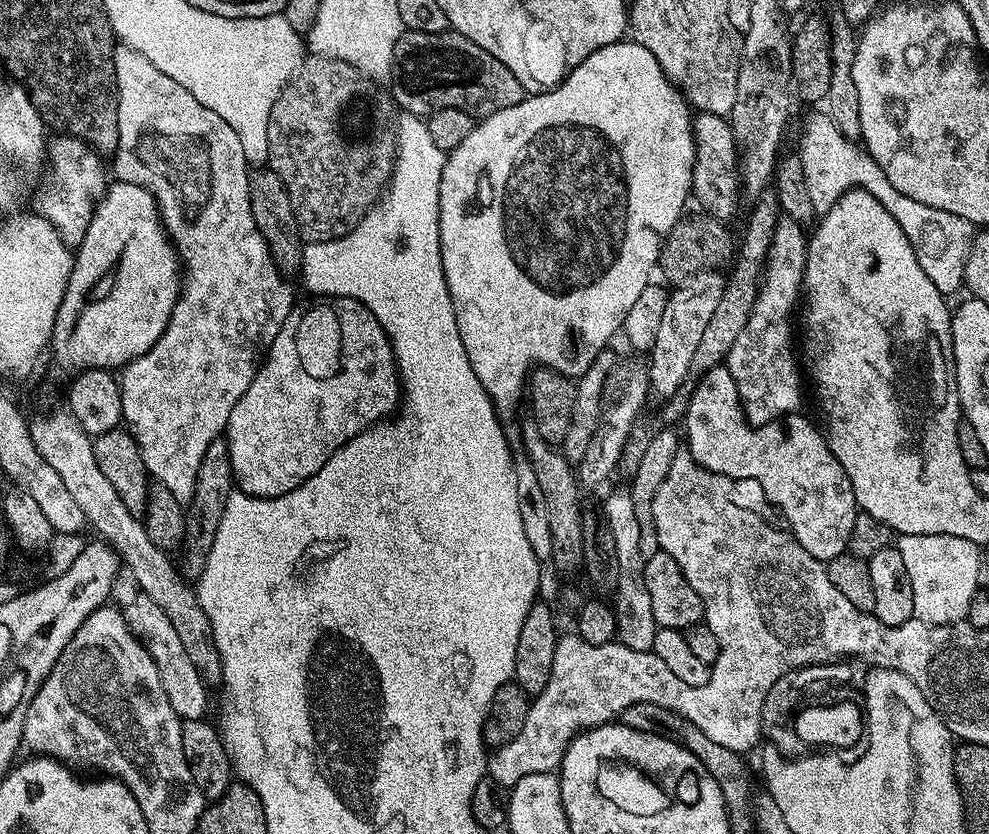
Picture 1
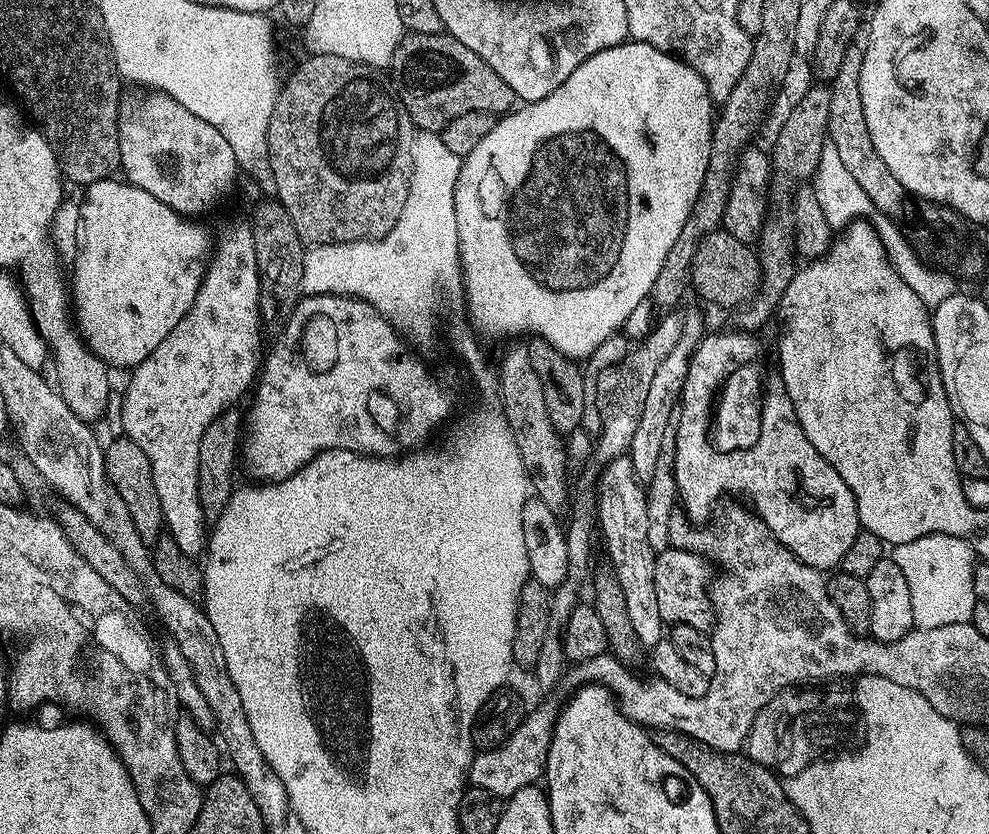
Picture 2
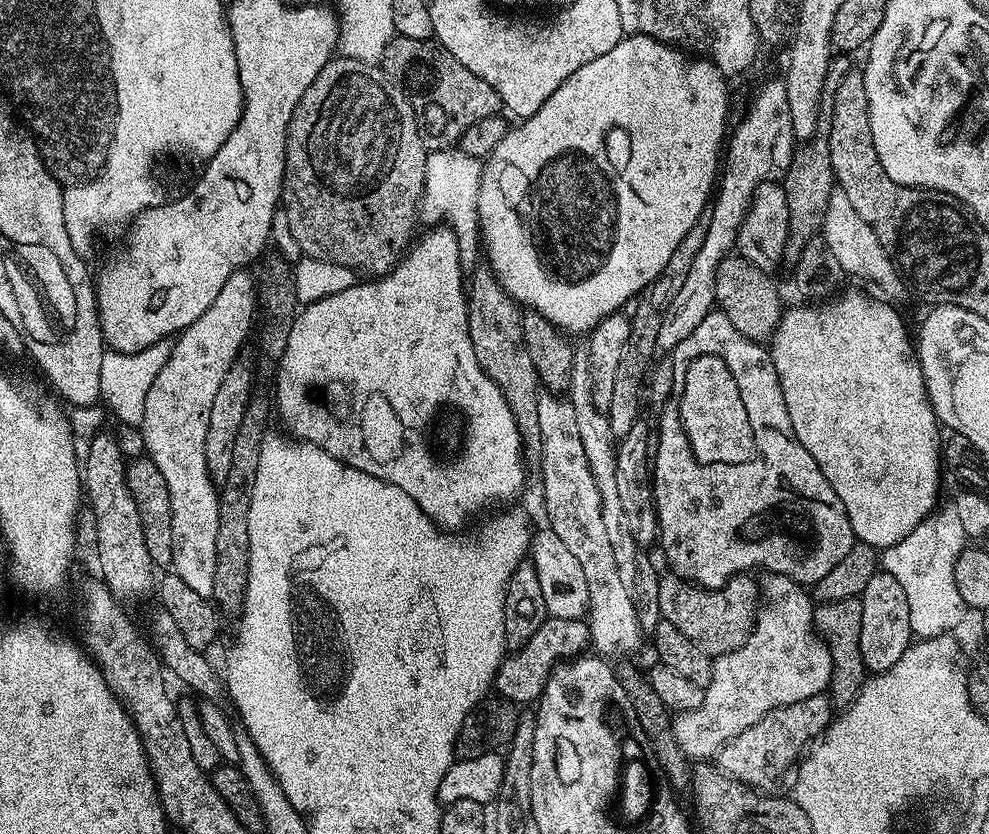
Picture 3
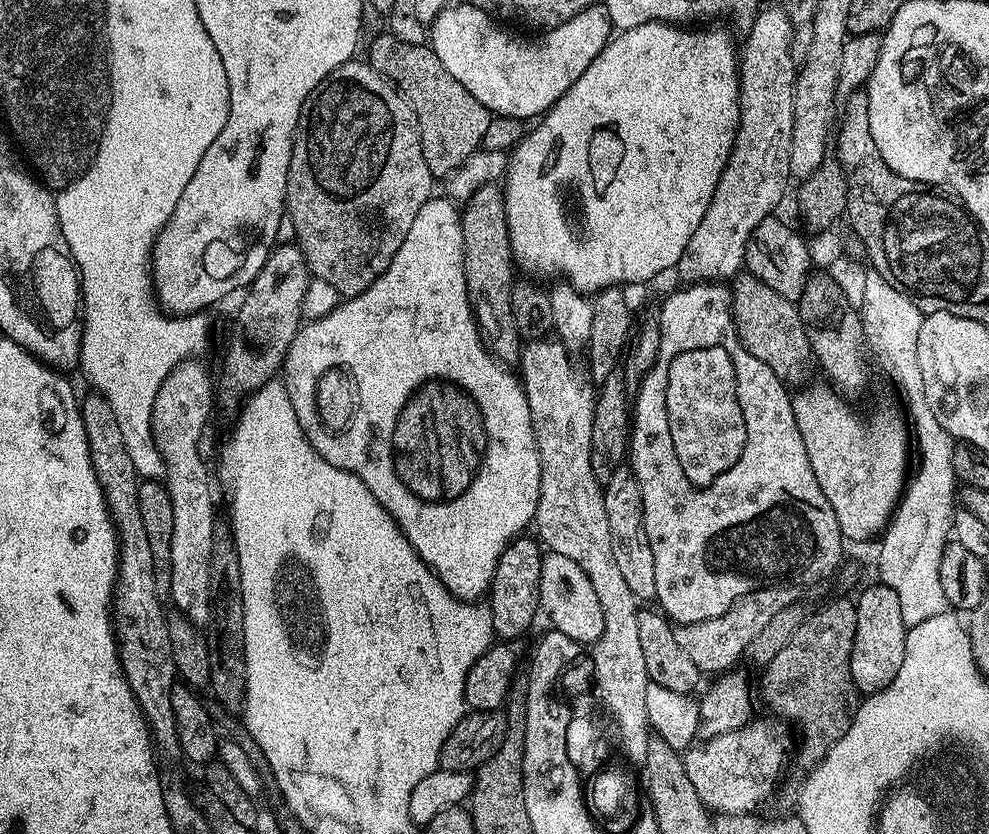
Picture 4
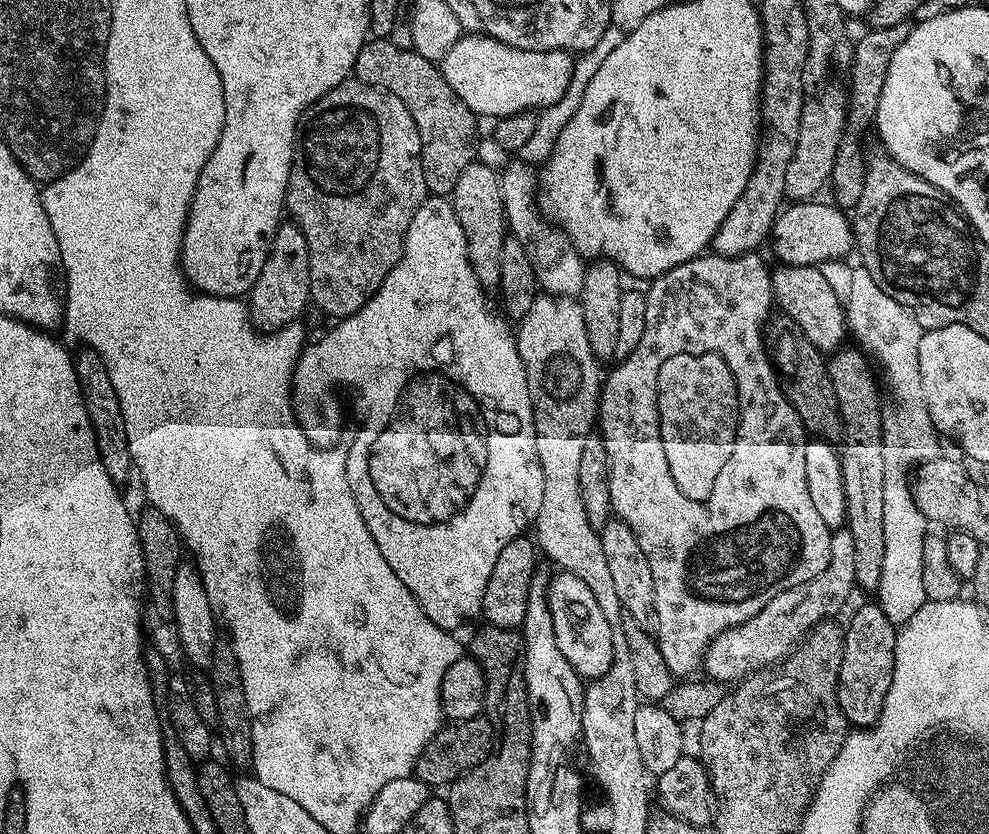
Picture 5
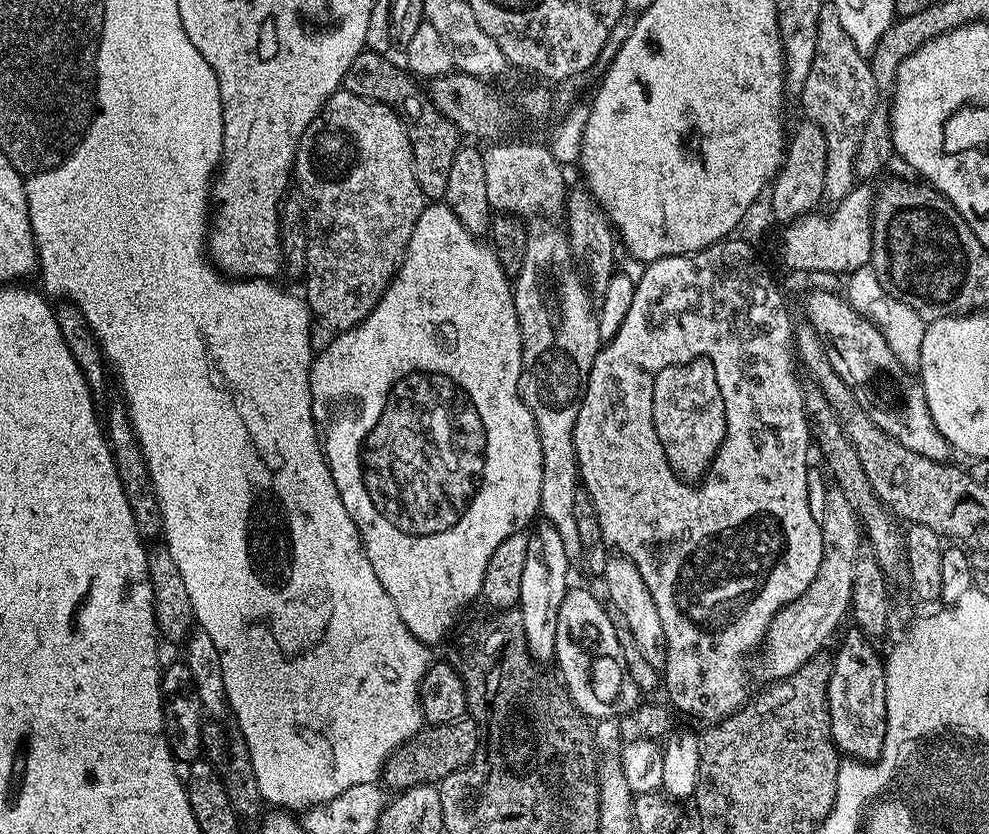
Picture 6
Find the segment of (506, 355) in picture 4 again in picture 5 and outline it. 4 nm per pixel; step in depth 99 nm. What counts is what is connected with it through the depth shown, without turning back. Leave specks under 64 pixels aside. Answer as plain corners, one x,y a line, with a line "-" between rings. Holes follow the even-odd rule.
473,162
466,166
466,170
462,170
462,174
458,174
458,182
454,182
450,199
454,214
462,226
462,234
466,238
466,254
474,270
474,278
478,278
485,290
496,290
500,286
500,255
506,235
506,221
497,169
480,163

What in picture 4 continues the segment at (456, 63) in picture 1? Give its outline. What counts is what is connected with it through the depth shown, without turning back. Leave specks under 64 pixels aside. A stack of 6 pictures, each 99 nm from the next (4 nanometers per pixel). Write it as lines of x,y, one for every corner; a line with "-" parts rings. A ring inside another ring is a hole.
391,34
383,35
373,38
366,55
367,63
396,85
414,110
420,123
422,158
426,158
433,177
451,177
483,145
493,113
438,62
438,54
434,54
427,43
411,44

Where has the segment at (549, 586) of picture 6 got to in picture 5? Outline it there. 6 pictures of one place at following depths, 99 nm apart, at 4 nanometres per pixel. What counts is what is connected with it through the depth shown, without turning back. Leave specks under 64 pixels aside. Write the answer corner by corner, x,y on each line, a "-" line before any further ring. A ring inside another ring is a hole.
544,570
537,571
532,585
530,586
530,598
526,604
526,618
522,625
522,635
524,638
524,677
526,678
526,686
528,687
528,706
536,710
540,707
540,712
544,715
544,740
554,747
568,748
571,744
579,745
582,740
580,730
580,710
584,707
584,690
585,681
574,670
574,666
570,666
570,662
566,662
566,654
562,654
562,650
558,650
558,638
554,638
554,618
550,618
550,606
548,605
548,581
549,573

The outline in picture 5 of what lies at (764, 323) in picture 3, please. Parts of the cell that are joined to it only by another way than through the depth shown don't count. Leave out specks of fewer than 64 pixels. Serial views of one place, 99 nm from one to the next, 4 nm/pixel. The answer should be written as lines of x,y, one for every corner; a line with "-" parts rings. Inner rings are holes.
783,314
773,315
767,321
766,347
777,373
782,377
784,393
803,420
805,429
829,442
839,441
844,427
840,421
838,398
834,398
834,386
830,382
825,353
818,351
802,329

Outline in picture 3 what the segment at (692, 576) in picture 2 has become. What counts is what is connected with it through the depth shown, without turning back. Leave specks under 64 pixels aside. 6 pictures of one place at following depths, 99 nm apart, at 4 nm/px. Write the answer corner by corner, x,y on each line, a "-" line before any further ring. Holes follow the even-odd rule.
675,574
659,577
658,606
663,619
670,621
690,642
694,642
707,656
718,657
733,652
739,644
747,640
756,622
758,607
758,584
748,574
733,576
722,590
701,588

